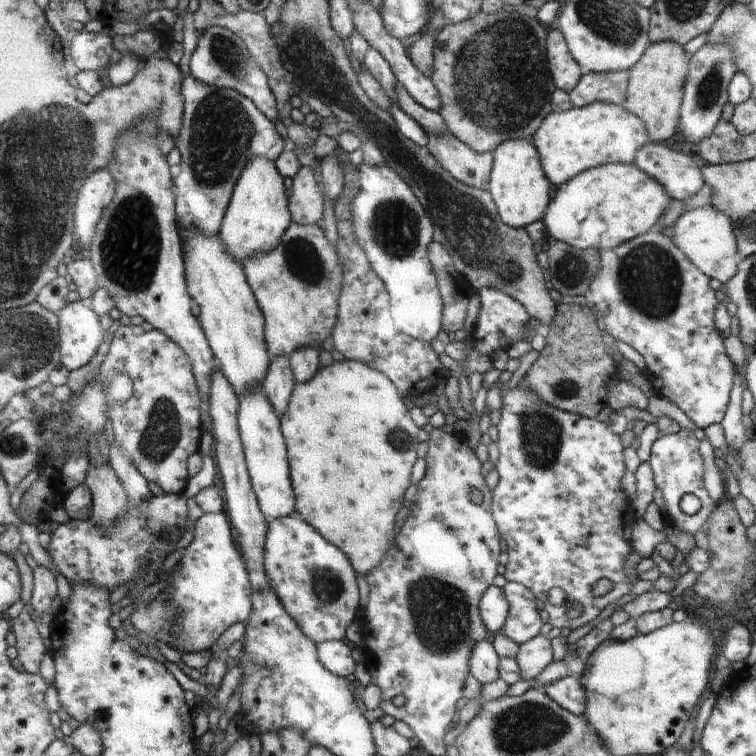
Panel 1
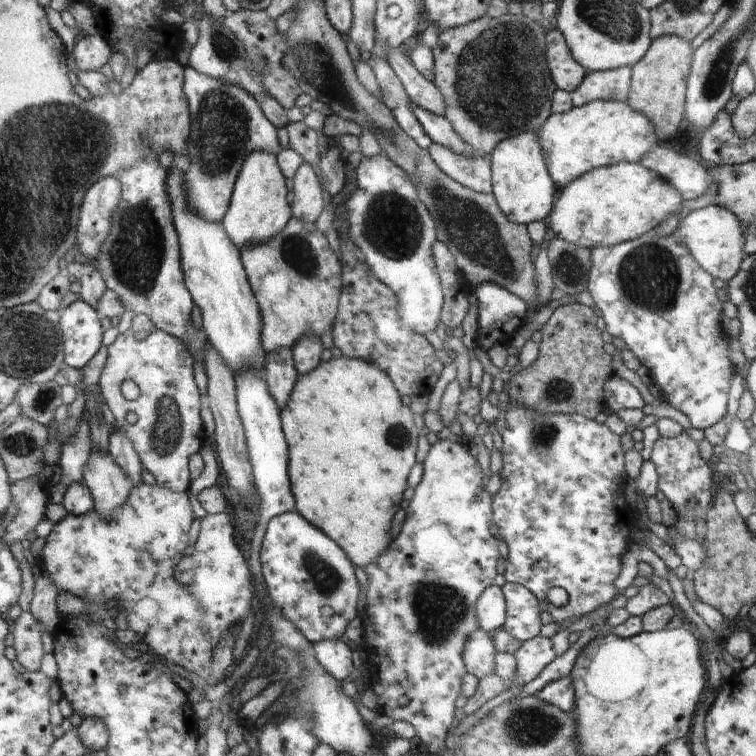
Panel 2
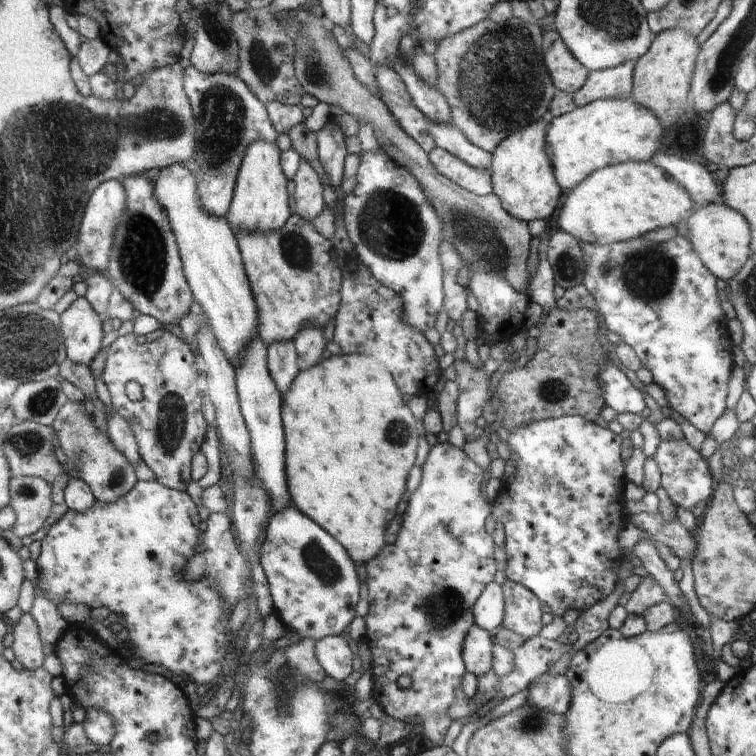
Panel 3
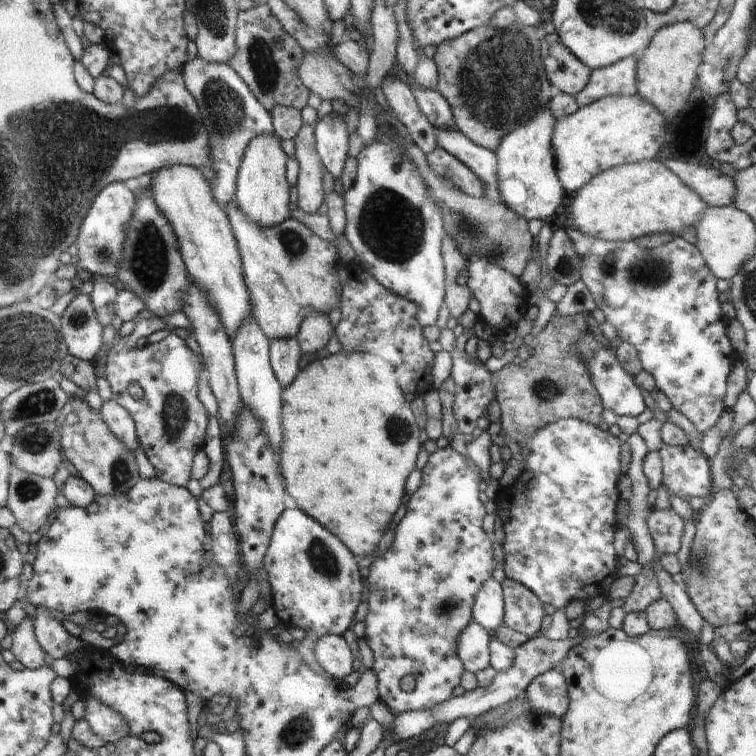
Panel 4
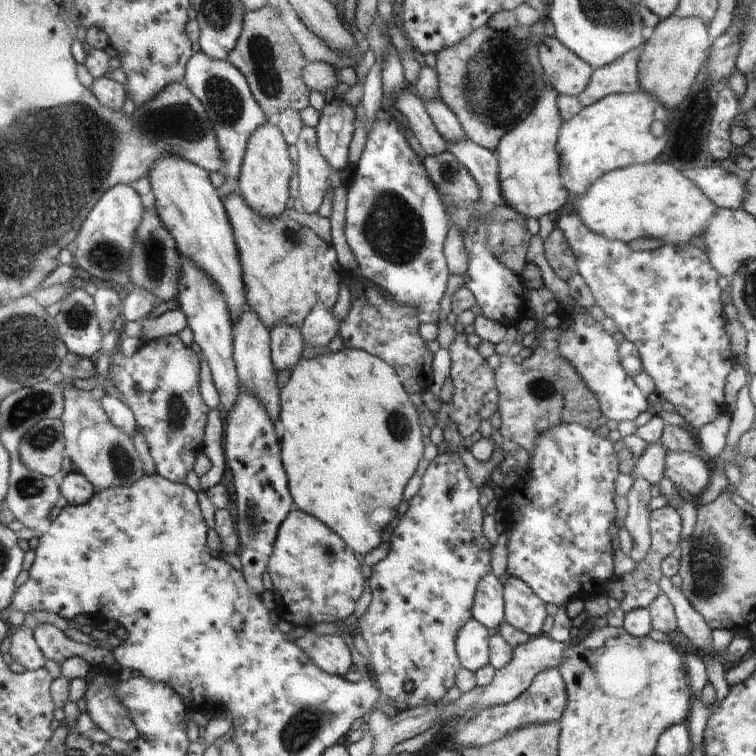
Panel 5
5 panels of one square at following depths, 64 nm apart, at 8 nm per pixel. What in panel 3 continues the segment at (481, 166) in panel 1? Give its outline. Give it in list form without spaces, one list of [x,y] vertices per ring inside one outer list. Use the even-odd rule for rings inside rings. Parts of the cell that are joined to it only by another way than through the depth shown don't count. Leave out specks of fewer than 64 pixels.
[[[435,146],[434,150],[429,152],[429,159],[442,176],[449,178],[462,189],[478,196],[489,195],[493,192],[492,174],[490,172],[473,167],[450,151]]]

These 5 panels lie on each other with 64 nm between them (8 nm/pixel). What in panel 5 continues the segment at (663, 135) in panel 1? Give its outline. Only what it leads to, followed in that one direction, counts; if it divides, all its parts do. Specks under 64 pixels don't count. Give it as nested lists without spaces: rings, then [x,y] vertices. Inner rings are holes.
[[[672,16],[661,20],[648,33],[642,46],[644,52],[638,60],[642,90],[657,96],[670,110],[676,109],[689,96],[702,62],[709,56],[712,36],[708,36],[708,29],[706,21],[700,17]]]

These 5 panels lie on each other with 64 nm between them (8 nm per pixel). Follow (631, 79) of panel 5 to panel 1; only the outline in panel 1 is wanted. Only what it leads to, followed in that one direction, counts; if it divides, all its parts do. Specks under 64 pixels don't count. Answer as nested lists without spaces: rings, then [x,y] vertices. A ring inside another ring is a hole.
[[[629,71],[585,72],[580,84],[569,92],[574,107],[600,101],[621,105],[628,96]]]

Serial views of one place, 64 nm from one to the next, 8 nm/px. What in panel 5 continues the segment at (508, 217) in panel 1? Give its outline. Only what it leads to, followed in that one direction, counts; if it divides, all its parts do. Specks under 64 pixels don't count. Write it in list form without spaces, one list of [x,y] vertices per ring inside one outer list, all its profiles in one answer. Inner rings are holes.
[[[552,87],[542,92],[533,113],[506,133],[495,150],[503,197],[508,206],[526,219],[560,212],[562,204],[568,200],[568,192],[560,173],[560,155],[557,153],[557,138],[563,123],[557,96],[558,92]]]

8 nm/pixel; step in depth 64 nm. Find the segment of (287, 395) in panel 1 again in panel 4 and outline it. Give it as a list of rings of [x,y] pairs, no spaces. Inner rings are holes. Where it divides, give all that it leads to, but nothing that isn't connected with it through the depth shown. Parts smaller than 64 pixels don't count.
[[[274,337],[269,339],[269,353],[274,374],[284,382],[284,388],[296,378],[303,367],[300,364],[300,358],[303,354],[298,337]]]

